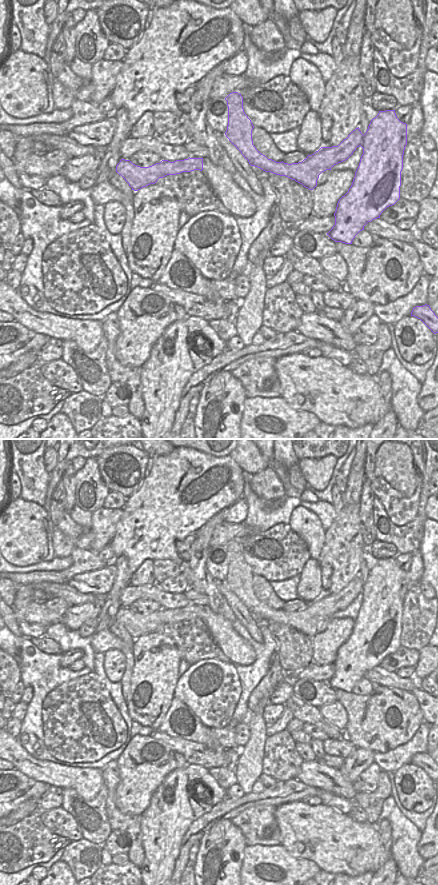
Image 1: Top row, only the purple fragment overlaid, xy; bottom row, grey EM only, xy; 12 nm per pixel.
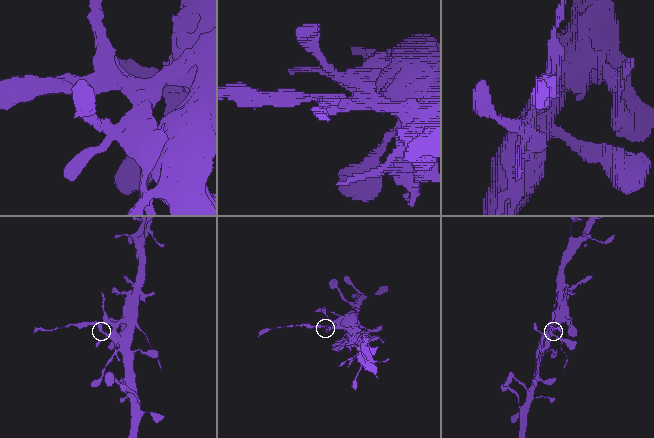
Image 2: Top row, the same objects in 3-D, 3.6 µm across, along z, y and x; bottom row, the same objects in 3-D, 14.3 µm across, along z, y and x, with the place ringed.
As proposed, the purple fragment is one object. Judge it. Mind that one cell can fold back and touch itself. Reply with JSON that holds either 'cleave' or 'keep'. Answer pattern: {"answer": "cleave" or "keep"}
{"answer": "cleave"}

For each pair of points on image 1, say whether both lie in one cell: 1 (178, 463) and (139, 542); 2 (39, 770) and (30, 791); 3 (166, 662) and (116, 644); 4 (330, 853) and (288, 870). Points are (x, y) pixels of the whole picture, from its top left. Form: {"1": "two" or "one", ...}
{"1": "one", "2": "two", "3": "two", "4": "two"}

